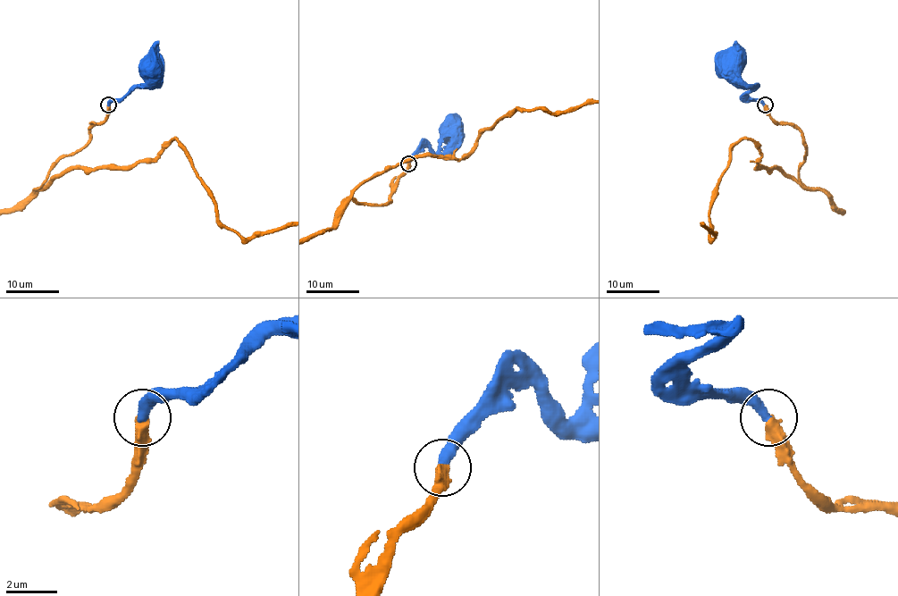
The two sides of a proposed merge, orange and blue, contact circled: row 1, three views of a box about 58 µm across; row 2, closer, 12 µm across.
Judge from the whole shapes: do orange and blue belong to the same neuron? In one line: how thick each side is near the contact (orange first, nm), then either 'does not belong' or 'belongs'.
440 nm thick on the orange side, 400 nm on the other; belongs

